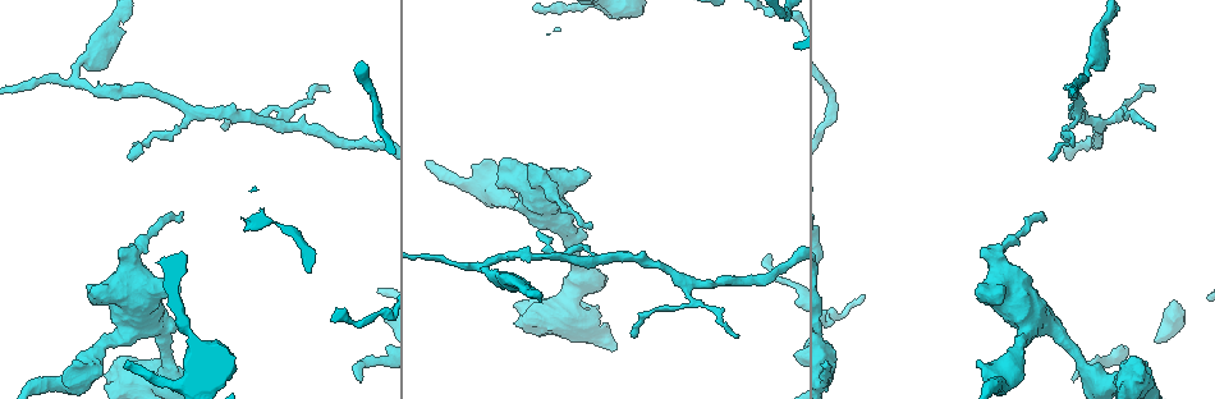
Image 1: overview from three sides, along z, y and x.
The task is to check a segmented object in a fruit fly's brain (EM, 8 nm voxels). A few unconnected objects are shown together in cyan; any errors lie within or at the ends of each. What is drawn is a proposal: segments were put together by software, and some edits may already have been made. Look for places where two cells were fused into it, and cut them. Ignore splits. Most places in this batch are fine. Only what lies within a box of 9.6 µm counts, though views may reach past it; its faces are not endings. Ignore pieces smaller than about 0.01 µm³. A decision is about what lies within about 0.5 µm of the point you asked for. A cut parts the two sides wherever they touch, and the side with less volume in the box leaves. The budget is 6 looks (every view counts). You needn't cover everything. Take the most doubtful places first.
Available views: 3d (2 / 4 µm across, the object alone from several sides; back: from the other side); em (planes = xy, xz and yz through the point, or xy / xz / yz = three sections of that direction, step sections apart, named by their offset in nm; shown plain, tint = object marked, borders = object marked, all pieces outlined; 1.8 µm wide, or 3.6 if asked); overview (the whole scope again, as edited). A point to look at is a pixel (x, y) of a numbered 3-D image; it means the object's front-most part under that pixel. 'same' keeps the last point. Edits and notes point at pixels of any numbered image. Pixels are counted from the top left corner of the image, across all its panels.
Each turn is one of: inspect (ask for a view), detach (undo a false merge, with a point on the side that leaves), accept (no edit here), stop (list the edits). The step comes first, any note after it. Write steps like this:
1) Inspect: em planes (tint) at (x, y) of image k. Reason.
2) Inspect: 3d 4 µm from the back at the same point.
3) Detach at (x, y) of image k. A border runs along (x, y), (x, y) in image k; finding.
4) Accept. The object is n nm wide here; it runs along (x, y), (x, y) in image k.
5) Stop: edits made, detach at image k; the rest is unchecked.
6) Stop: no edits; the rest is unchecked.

Inspect: em xy step 8 (plain) at (76, 75) of image 1. Abrupt turn.

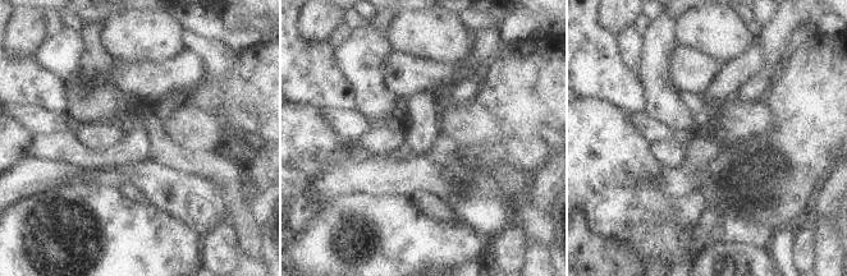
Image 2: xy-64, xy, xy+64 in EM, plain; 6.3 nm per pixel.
Inspect: em xy step 8 (tint) at the same point.

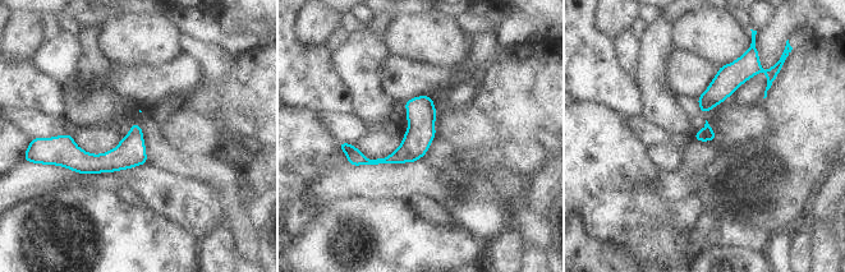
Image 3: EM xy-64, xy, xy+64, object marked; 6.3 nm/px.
Accept. The object is 90 nm wide here; continuous, no second cell.

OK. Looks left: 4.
Inspect: em 3.6 µm yz step 8 (tint) at (575, 290) of image 1. Sharp bend.

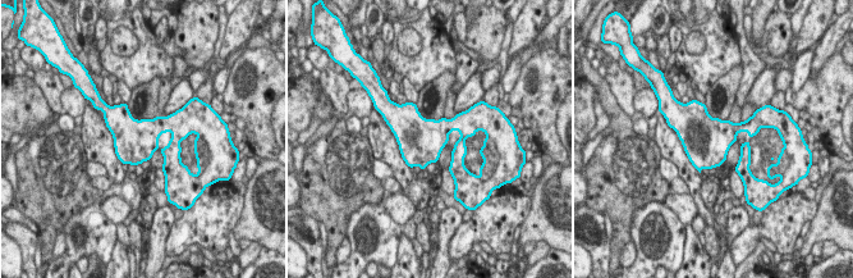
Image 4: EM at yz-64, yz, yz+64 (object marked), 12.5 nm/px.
Inspect: em 3.6 µm planes (tint) at the same point.

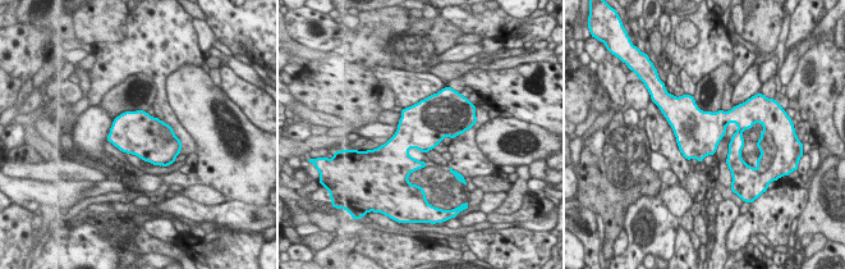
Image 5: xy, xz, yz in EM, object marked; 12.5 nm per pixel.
Accept. The object is 550 nm wide here; one cell here.

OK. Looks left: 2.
Inspect: 3d 4 µm at (1010, 363) of image 1. Thick turns thin.

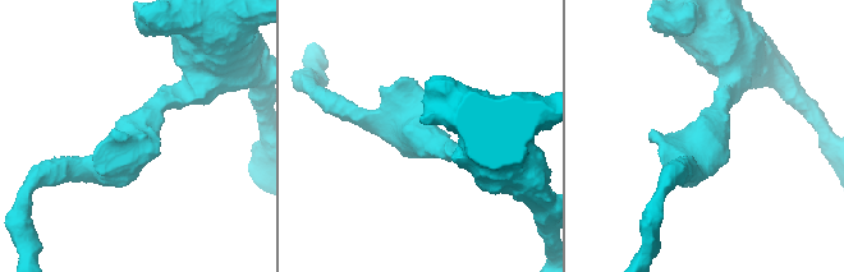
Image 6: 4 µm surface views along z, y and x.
Inspect: em 3.6 µm xy step 8 (tint) at (136, 134) of image 6. Need the tissue.

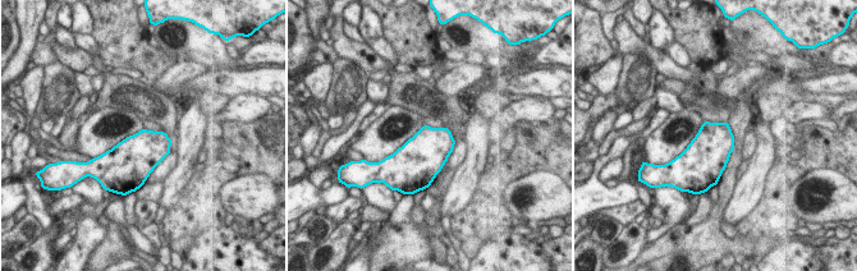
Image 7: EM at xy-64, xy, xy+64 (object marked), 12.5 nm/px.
Accept. The object is 420 nm wide here; continuous, no second cell.

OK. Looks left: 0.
Stop: no edits; the rest is unchecked.

